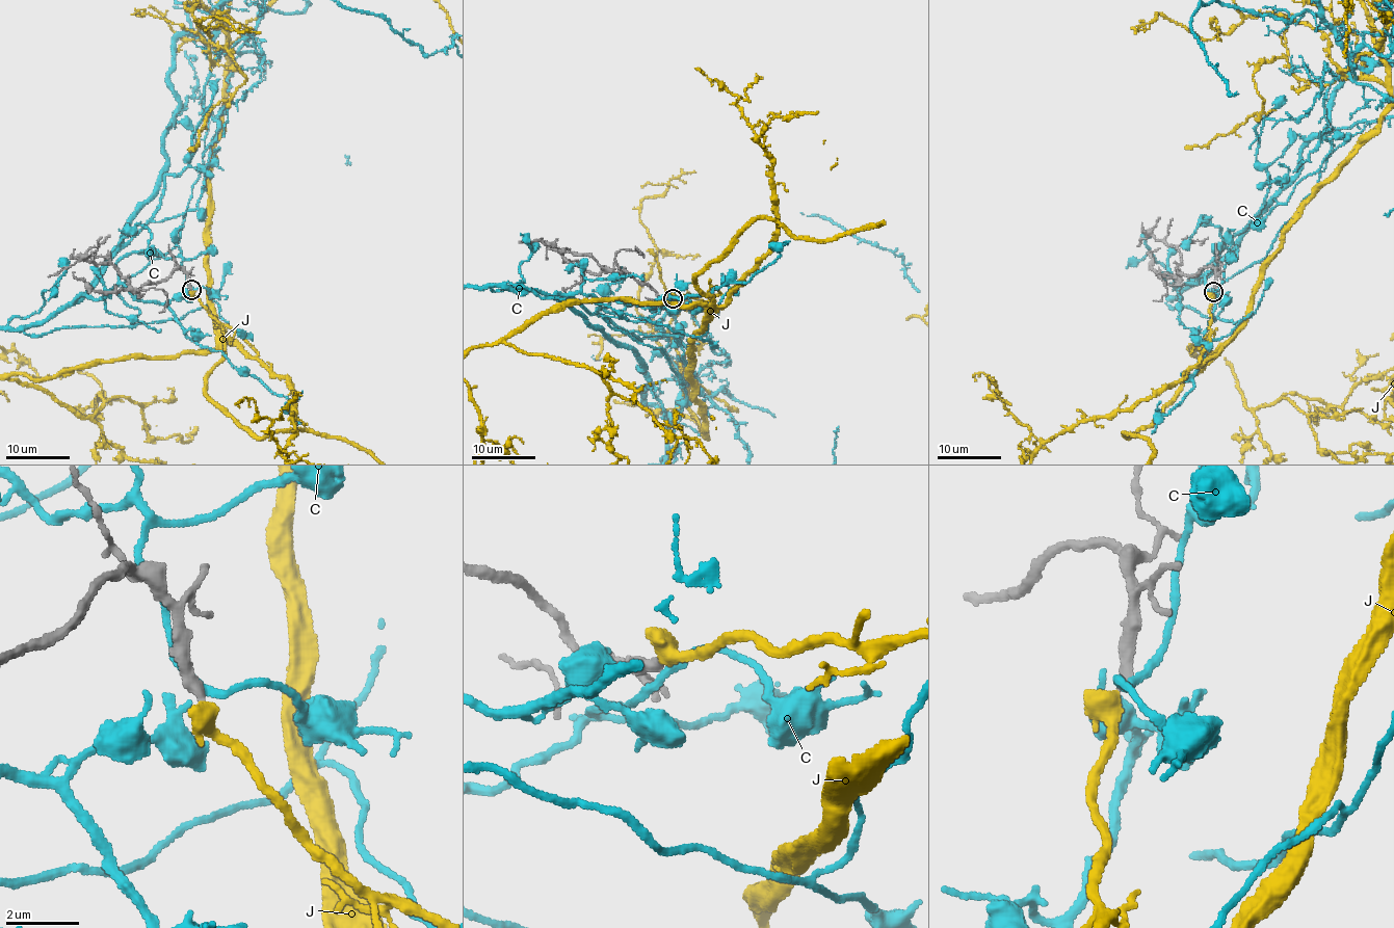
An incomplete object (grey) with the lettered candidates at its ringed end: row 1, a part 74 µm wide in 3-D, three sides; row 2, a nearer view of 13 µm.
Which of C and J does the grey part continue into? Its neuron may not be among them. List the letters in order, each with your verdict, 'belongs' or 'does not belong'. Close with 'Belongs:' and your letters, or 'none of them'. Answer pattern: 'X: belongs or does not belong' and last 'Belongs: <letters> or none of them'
C: does not belong
J: belongs
Belongs: J

